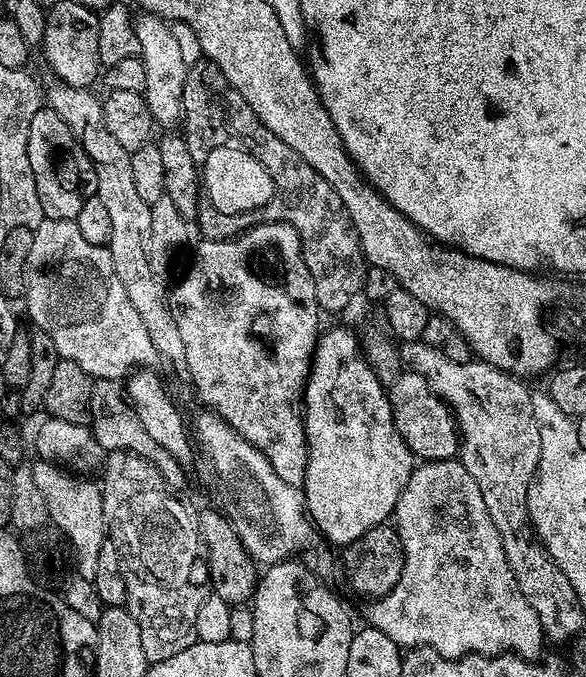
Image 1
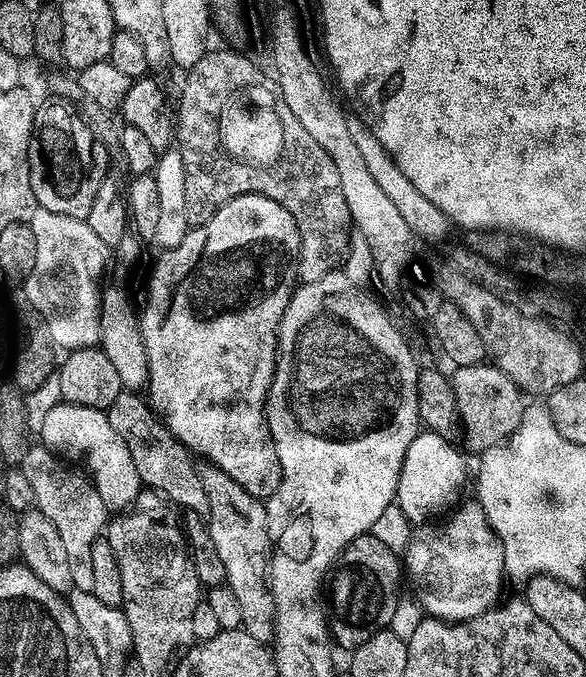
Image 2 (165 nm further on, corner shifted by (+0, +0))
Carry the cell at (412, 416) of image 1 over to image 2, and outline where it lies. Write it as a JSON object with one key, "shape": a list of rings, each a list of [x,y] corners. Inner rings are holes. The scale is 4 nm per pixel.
{"shape":[[[491,362],[466,366],[465,368],[456,368],[453,373],[451,373],[450,376],[452,390],[456,395],[457,401],[463,402],[459,405],[458,412],[462,417],[462,424],[464,420],[465,446],[468,447],[470,451],[476,452],[475,454],[482,454],[488,448],[492,448],[496,444],[503,444],[504,441],[515,432],[518,425],[520,425],[520,419],[526,407],[526,400],[521,390],[517,388],[515,382],[513,382],[506,373],[503,373],[502,370]]]}

